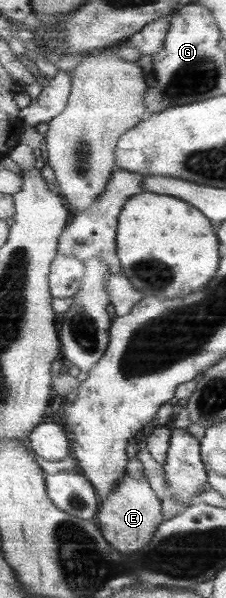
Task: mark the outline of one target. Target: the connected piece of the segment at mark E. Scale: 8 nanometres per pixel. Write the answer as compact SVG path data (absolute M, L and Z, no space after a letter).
M126 474L117 484L115 492L100 501L96 522L109 544L125 555L133 555L145 548L164 523L162 500L155 495L146 478L135 479Z

